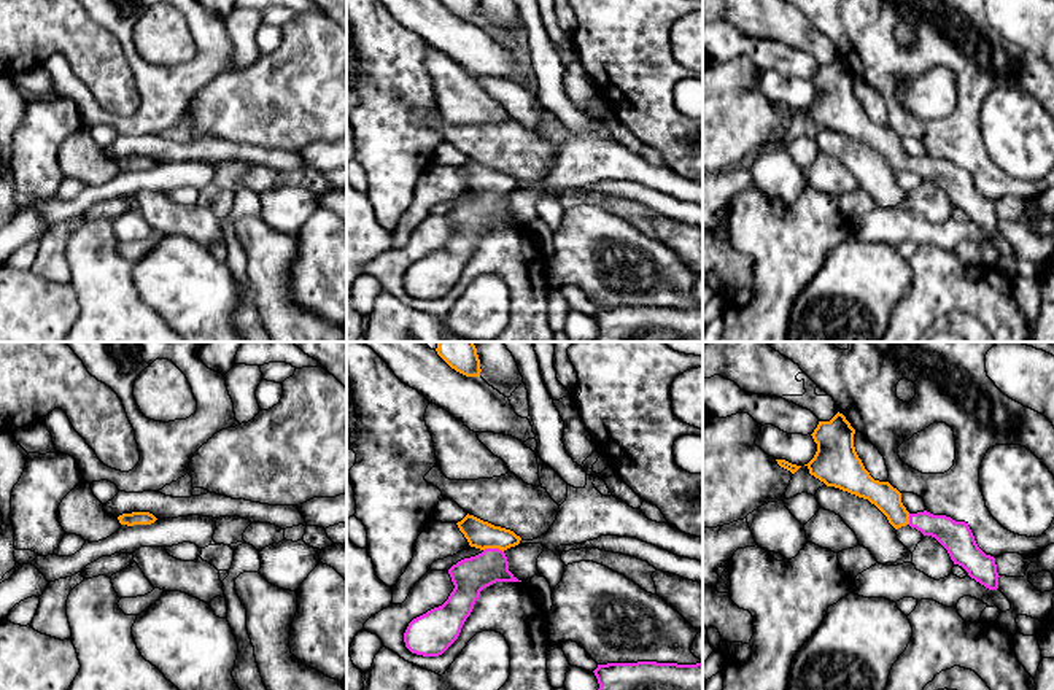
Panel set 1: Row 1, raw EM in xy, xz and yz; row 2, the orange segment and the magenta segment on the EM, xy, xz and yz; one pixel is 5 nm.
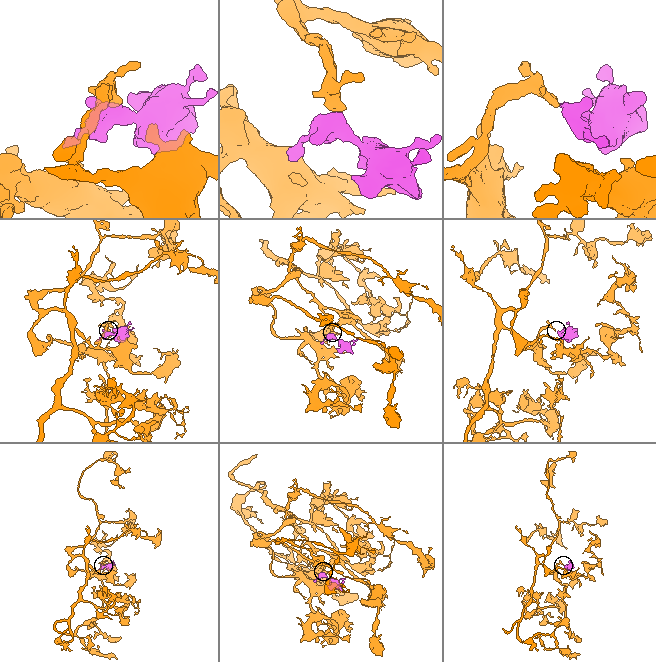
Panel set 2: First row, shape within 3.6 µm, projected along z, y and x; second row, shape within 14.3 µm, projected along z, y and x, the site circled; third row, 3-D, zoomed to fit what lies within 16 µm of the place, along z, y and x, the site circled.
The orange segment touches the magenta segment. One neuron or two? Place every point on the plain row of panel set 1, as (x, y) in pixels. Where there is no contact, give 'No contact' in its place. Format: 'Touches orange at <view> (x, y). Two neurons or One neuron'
Touches orange at xz (493, 191). One neuron

